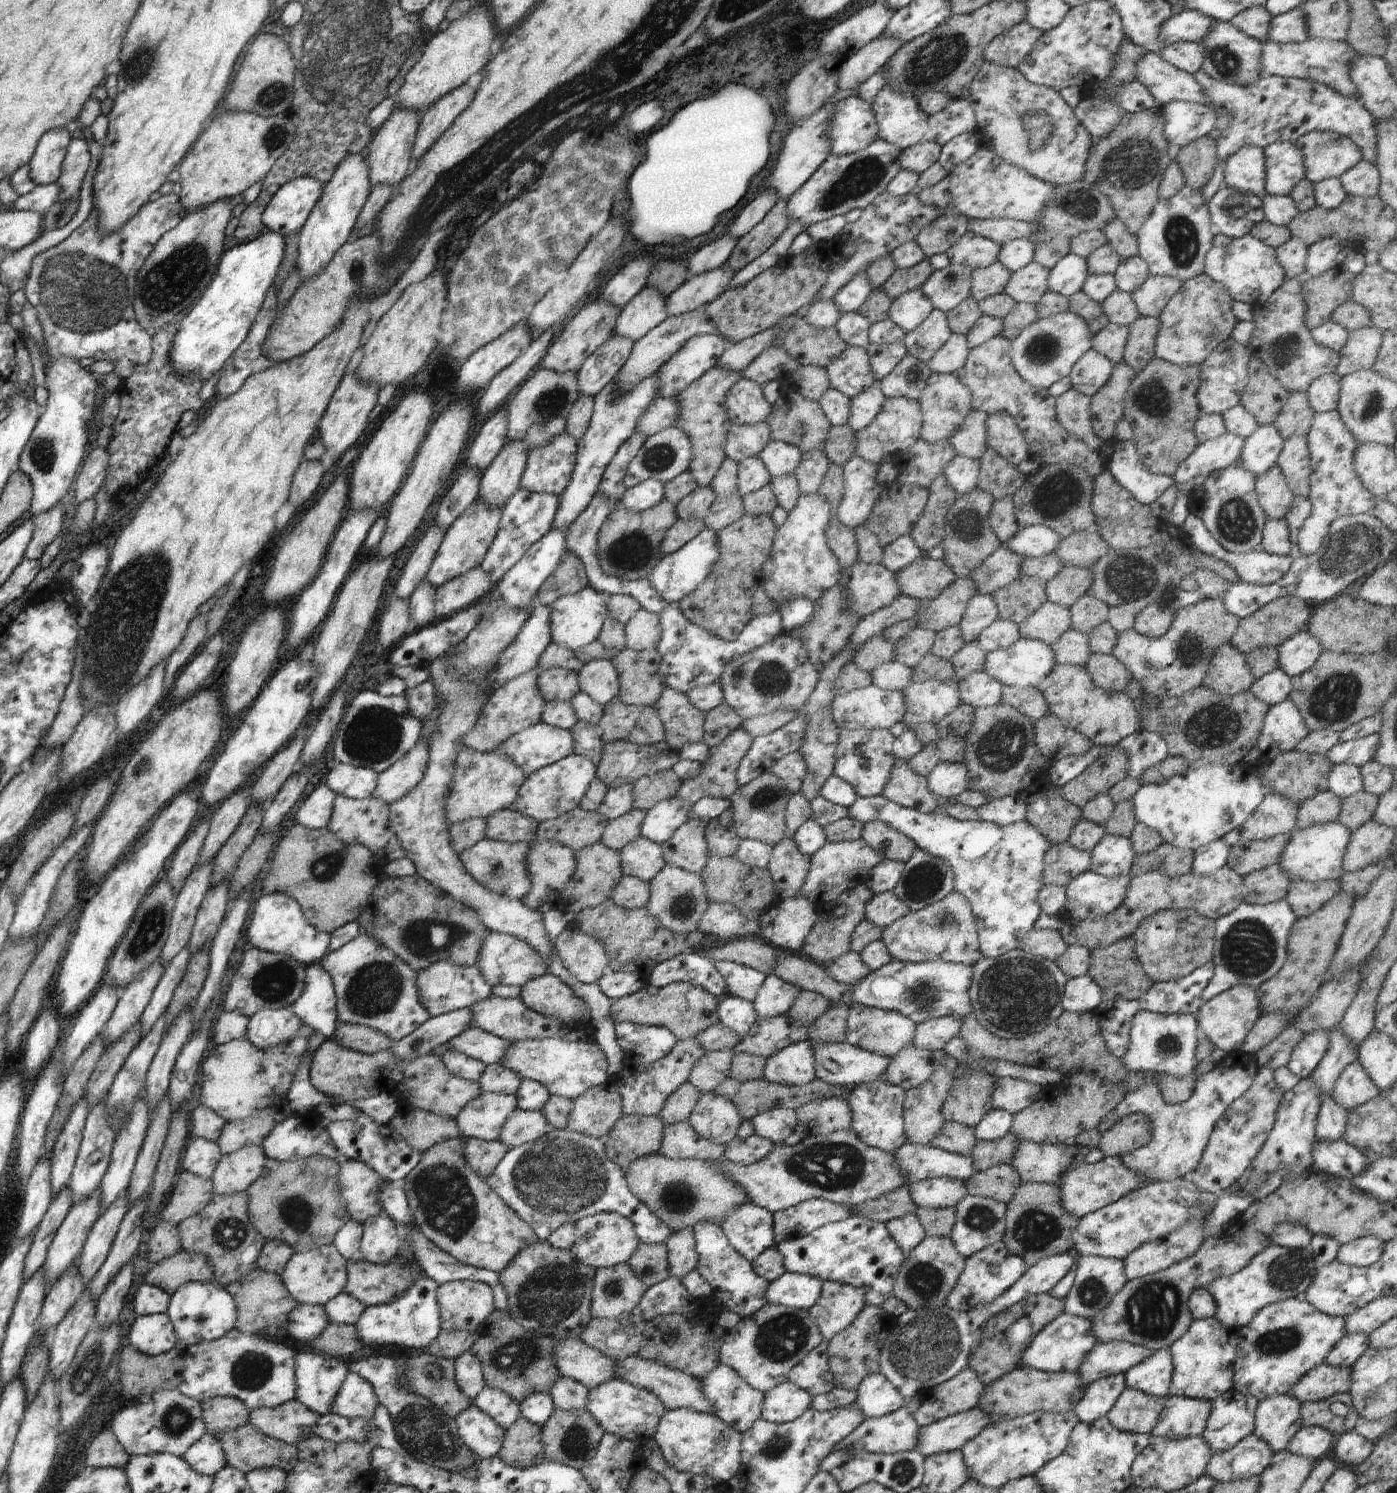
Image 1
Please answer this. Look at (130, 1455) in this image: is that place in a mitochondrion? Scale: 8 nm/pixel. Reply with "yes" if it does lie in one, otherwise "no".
no

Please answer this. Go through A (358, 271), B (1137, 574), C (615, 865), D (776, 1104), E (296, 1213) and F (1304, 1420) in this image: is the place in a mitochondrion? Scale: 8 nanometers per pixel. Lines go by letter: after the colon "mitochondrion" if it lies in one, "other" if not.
A: mitochondrion
B: mitochondrion
C: other
D: other
E: mitochondrion
F: other

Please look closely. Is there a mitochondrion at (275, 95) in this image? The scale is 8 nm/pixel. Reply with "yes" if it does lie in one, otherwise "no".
yes

